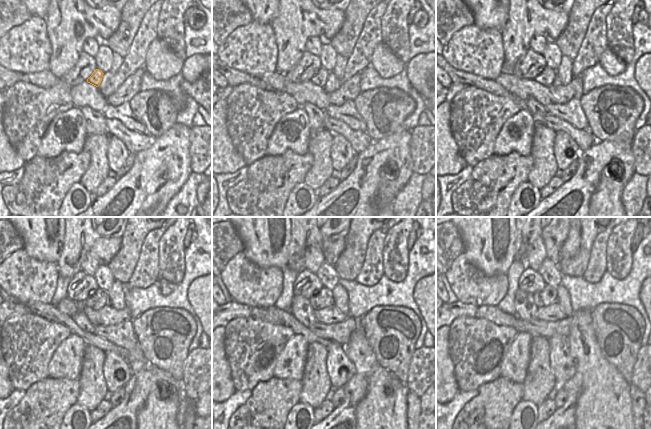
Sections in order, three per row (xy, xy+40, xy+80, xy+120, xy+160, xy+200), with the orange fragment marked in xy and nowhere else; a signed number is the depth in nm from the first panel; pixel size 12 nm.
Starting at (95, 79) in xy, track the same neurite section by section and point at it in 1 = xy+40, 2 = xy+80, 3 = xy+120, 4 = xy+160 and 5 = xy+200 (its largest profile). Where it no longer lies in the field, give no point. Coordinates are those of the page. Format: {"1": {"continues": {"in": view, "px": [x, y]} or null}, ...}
{"1": {"continues": {"in": "xy+40", "px": [320, 78]}}, "2": {"continues": {"in": "xy+80", "px": [546, 77]}}, "3": {"continues": {"in": "xy+120", "px": [99, 299]}}, "4": {"continues": {"in": "xy+160", "px": [324, 298]}}, "5": {"continues": {"in": "xy+200", "px": [548, 296]}}}

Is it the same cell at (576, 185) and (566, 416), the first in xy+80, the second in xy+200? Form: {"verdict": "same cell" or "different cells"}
{"verdict": "same cell"}

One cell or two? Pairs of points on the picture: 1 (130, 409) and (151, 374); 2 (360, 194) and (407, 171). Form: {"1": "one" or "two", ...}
{"1": "one", "2": "one"}

